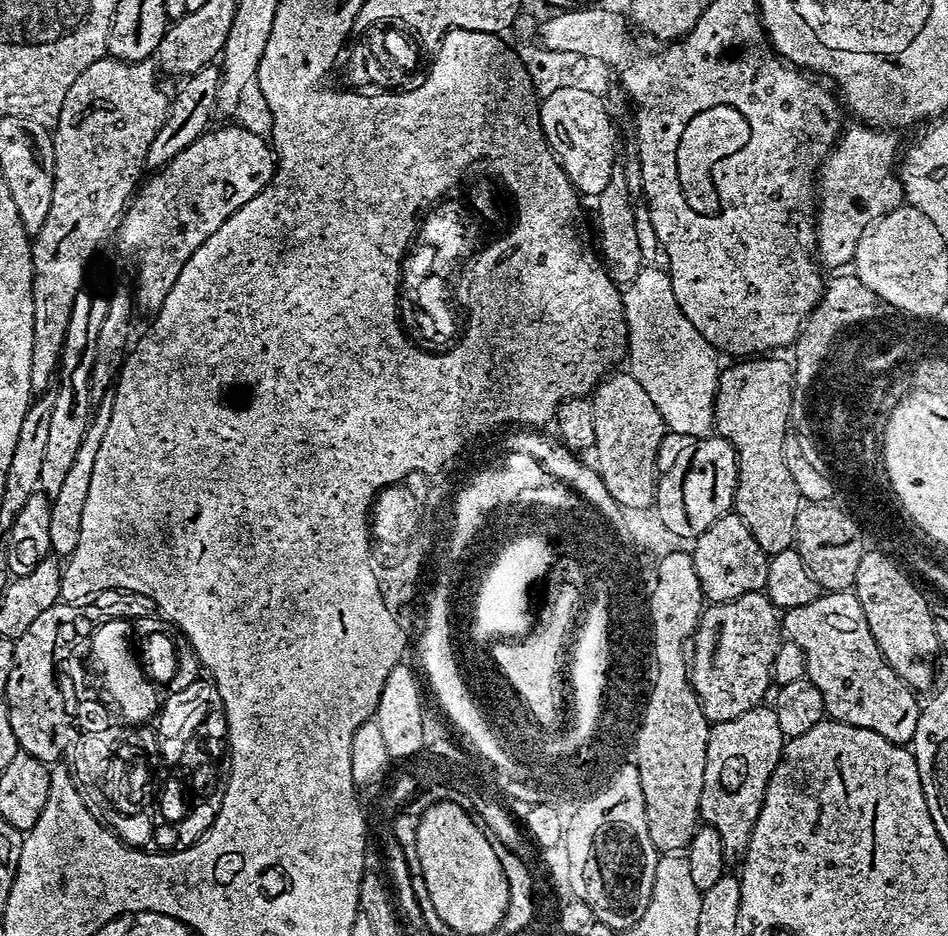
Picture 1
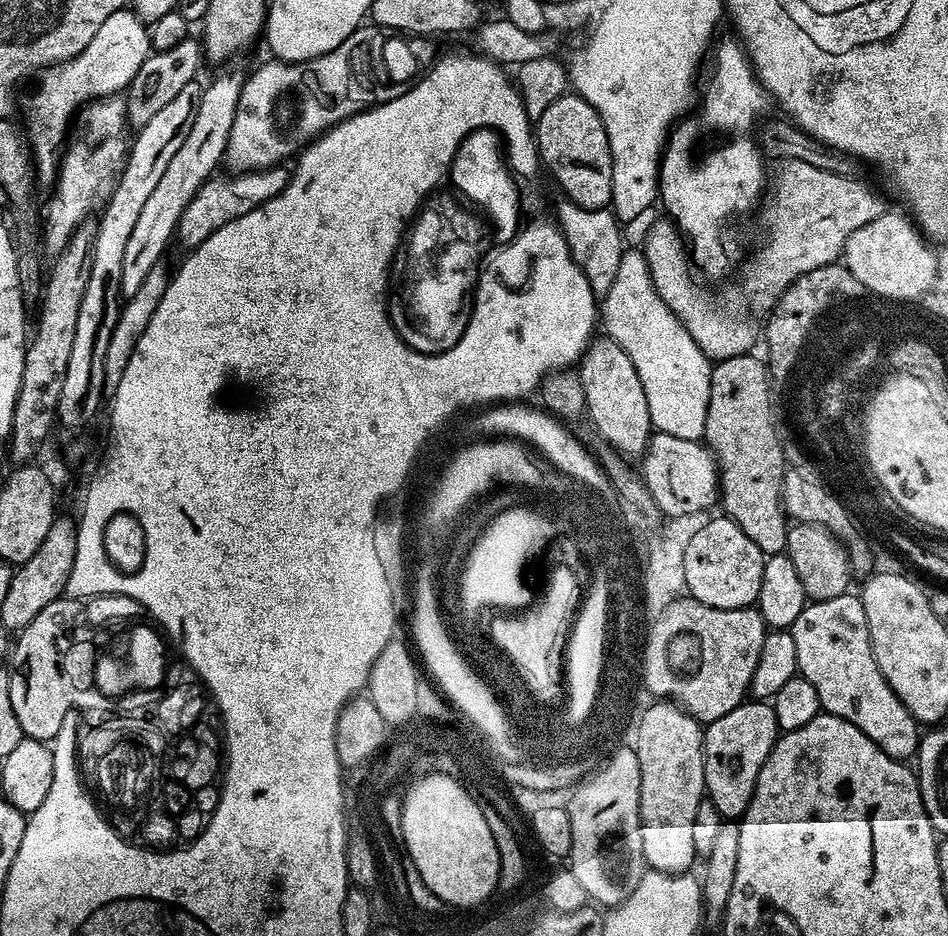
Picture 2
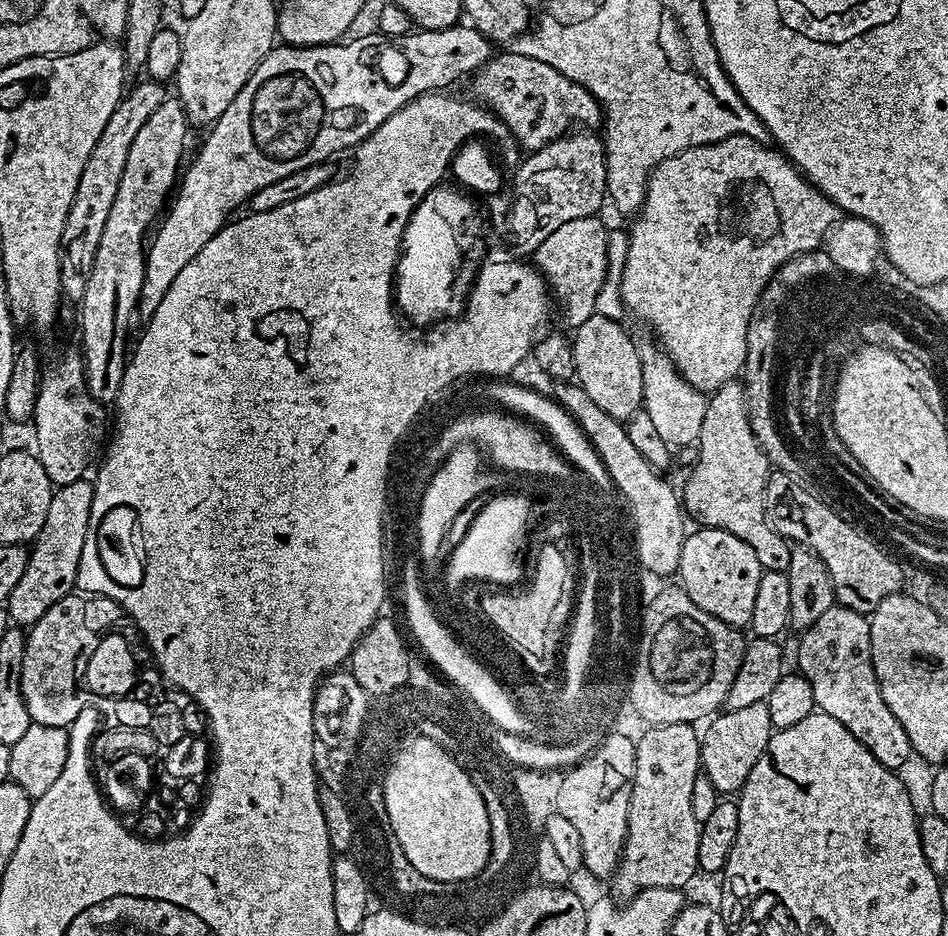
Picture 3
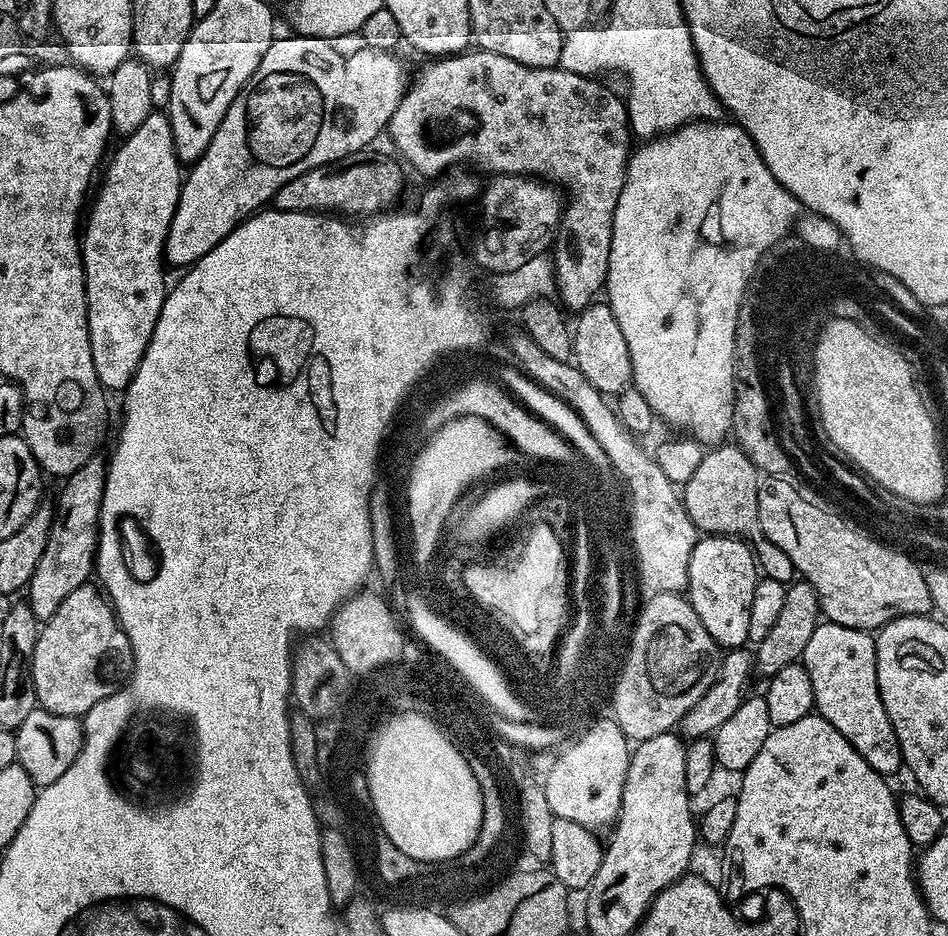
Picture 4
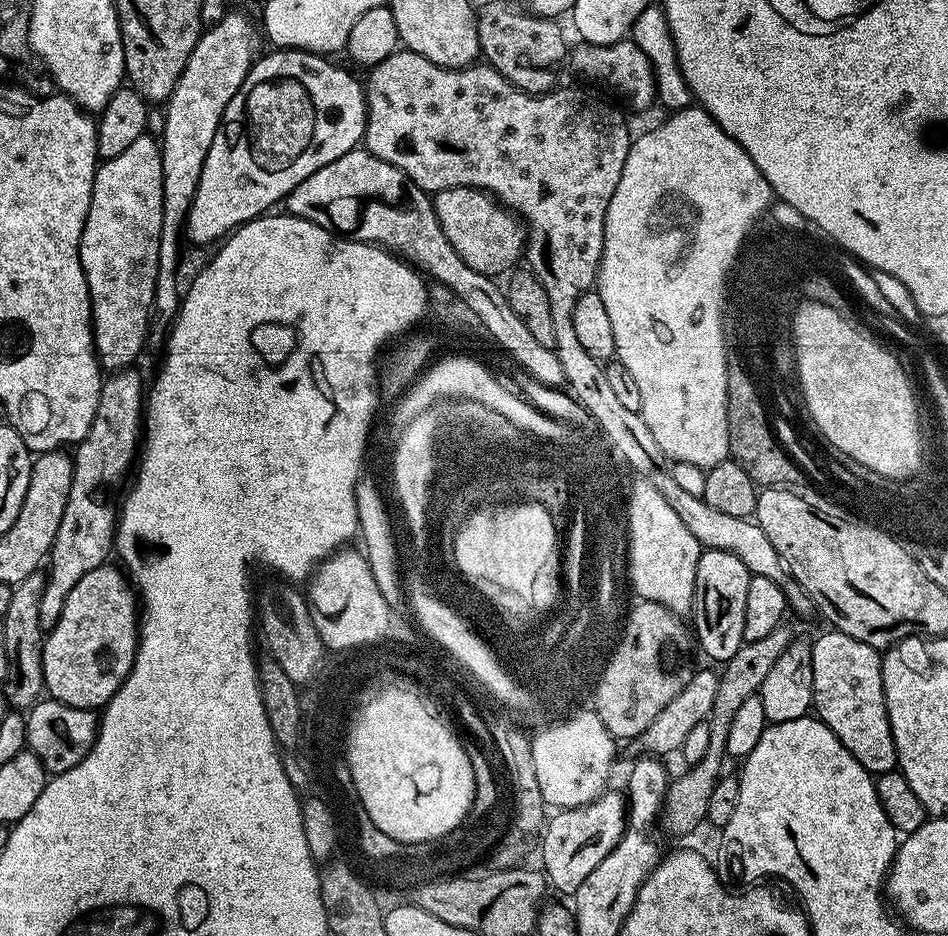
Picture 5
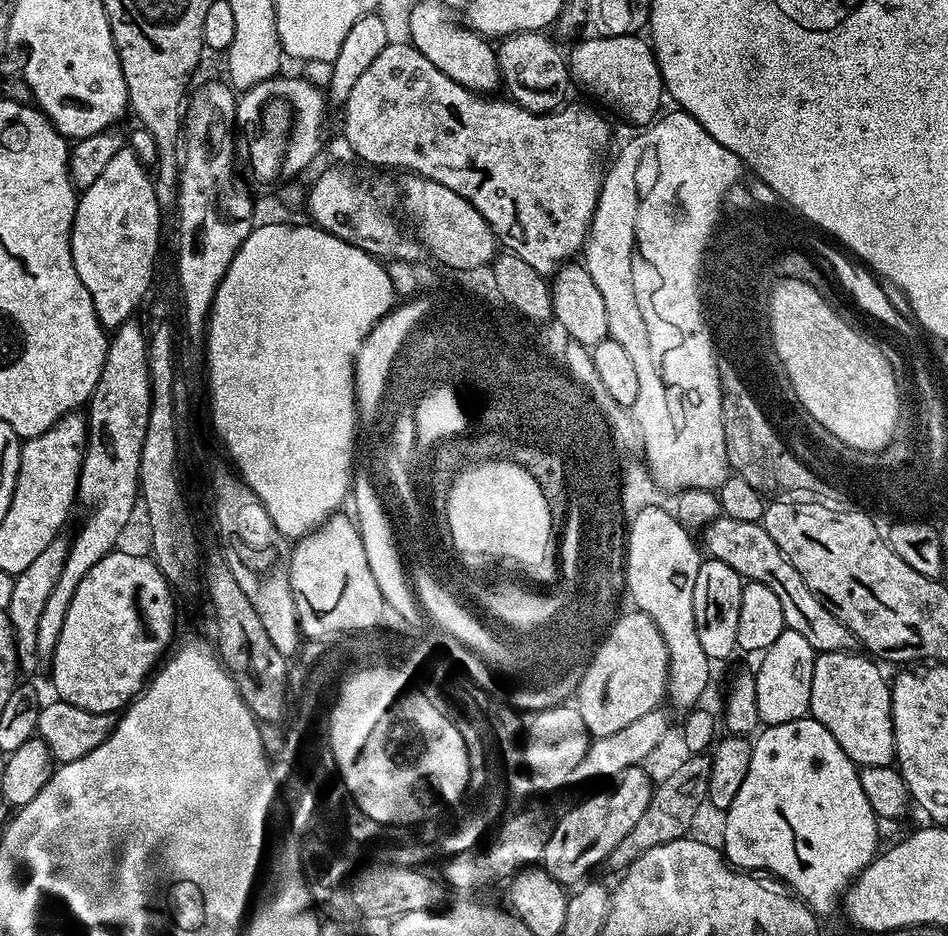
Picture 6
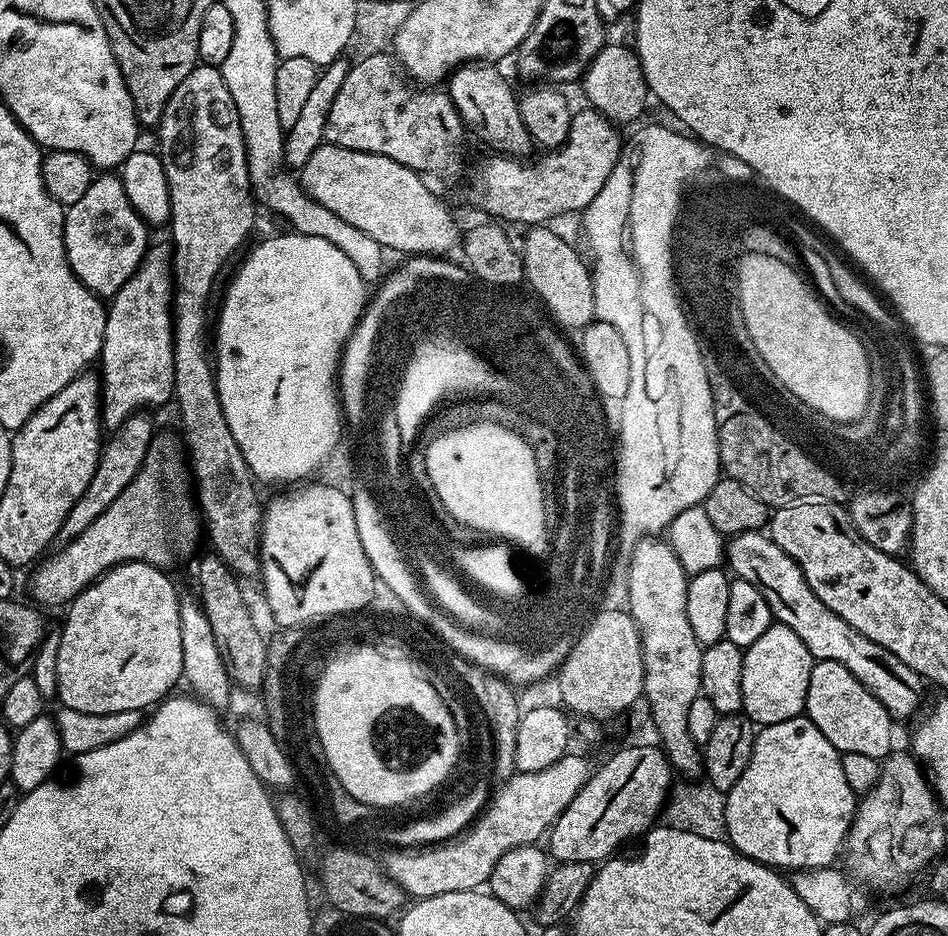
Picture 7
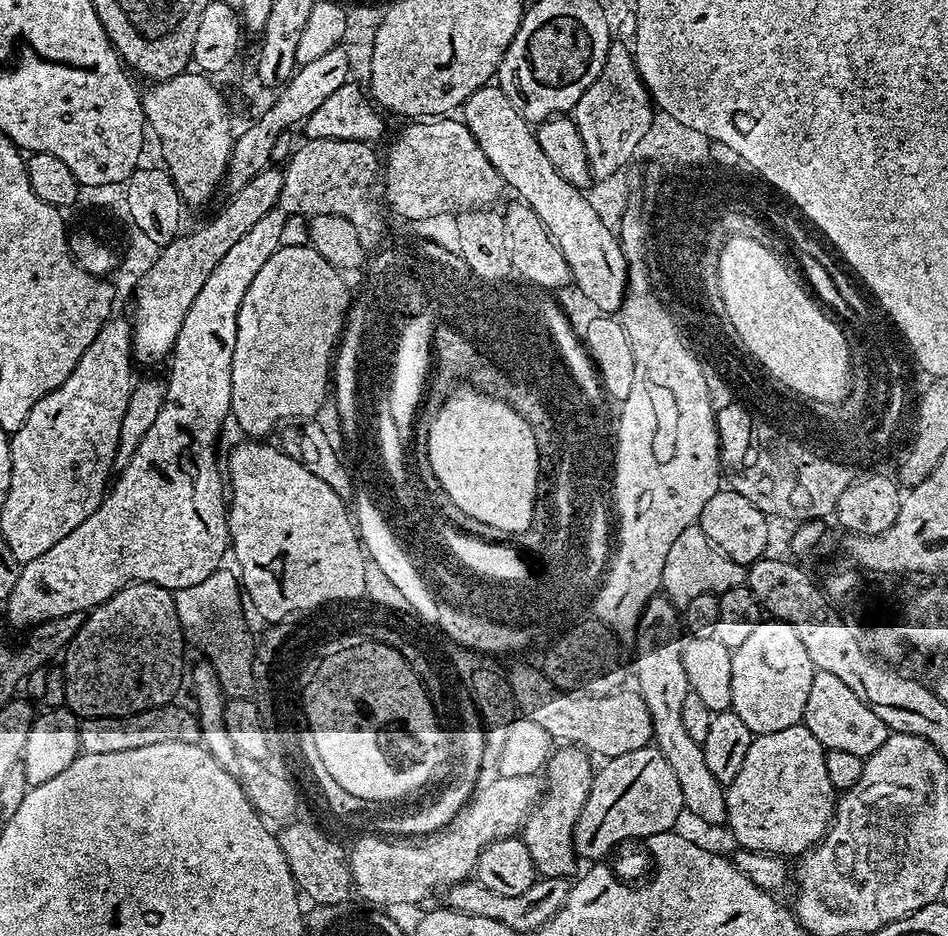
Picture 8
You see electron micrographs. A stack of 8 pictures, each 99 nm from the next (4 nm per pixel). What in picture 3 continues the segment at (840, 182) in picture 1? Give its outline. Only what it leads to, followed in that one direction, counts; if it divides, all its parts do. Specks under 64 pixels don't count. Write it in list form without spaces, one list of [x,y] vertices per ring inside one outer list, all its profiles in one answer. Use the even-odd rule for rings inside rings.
[[[734,136],[731,140],[717,144],[703,144],[701,148],[682,150],[674,154],[674,158],[666,158],[666,162],[652,171],[644,203],[631,221],[632,228],[627,229],[628,257],[620,283],[625,309],[631,315],[633,312],[642,323],[652,327],[653,334],[660,339],[658,344],[664,355],[680,371],[684,380],[690,382],[690,386],[697,388],[699,392],[711,394],[723,384],[735,381],[743,373],[747,352],[747,323],[750,322],[751,312],[770,282],[773,271],[795,255],[819,249],[824,243],[824,235],[836,219],[838,209],[834,201],[822,195],[805,176],[800,175],[799,168],[775,147],[760,144],[749,136]]]

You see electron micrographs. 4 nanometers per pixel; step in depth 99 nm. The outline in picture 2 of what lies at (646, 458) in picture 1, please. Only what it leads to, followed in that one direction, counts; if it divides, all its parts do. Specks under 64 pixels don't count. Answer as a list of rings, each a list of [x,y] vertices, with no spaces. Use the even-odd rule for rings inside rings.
[[[593,339],[578,361],[578,371],[586,394],[587,419],[592,419],[597,434],[604,438],[603,443],[625,458],[643,457],[654,429],[650,406],[646,406],[646,390],[642,390],[638,370],[634,370],[634,362],[630,362],[626,350],[613,340]]]

